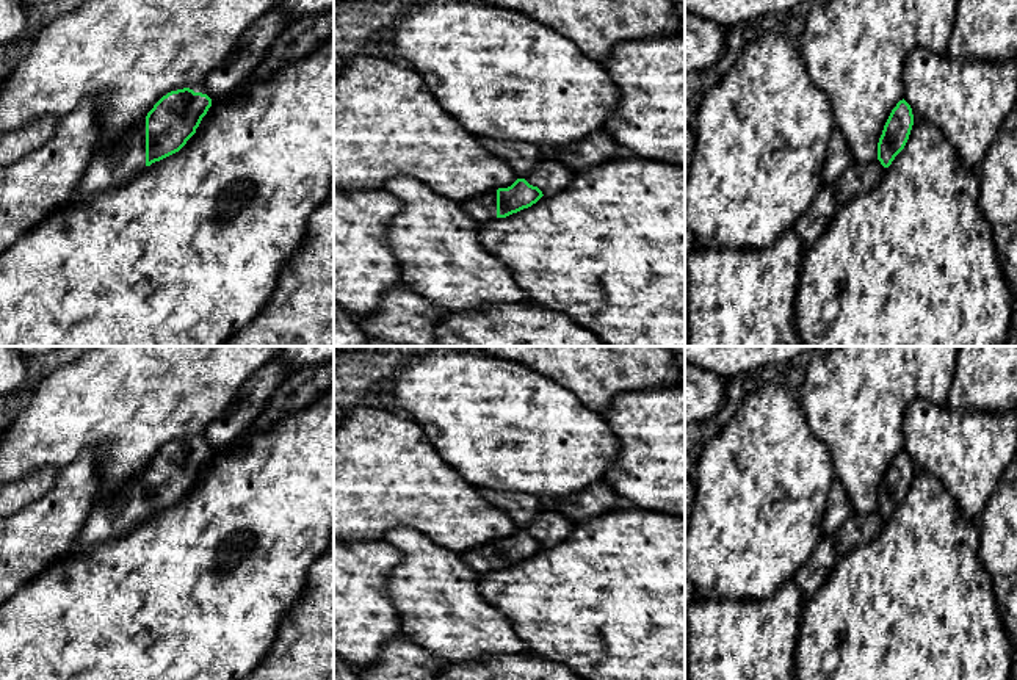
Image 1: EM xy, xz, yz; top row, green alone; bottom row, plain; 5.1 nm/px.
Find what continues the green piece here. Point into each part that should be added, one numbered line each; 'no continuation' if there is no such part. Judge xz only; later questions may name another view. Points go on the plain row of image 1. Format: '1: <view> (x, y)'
1: xz (483, 558)

